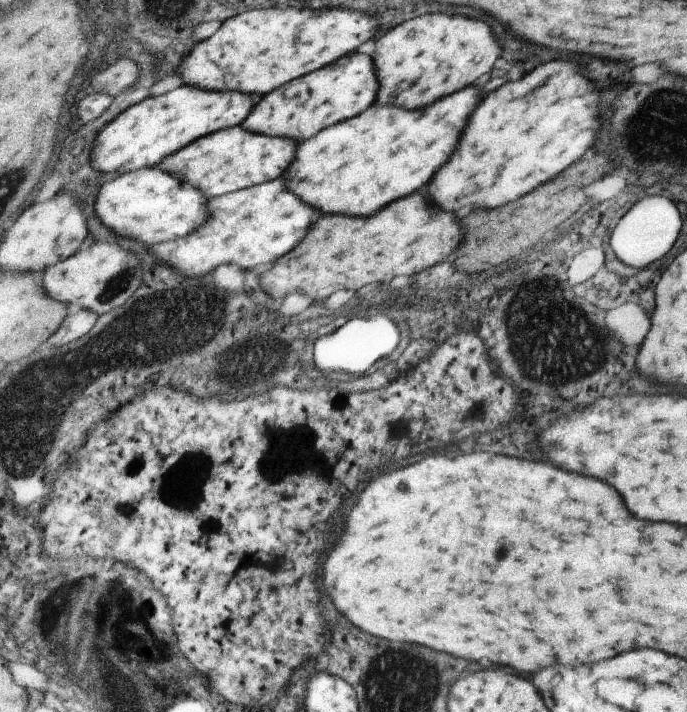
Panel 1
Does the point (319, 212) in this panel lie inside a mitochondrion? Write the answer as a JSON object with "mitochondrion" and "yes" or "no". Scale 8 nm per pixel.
{"mitochondrion":"no"}

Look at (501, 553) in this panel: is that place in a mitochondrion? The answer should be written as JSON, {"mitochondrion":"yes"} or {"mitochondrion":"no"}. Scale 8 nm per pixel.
{"mitochondrion":"no"}

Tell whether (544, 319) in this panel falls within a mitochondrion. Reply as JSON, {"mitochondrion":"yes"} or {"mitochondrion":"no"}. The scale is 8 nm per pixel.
{"mitochondrion":"yes"}

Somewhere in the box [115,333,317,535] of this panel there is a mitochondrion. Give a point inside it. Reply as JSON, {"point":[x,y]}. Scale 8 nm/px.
{"point":[164,480]}

